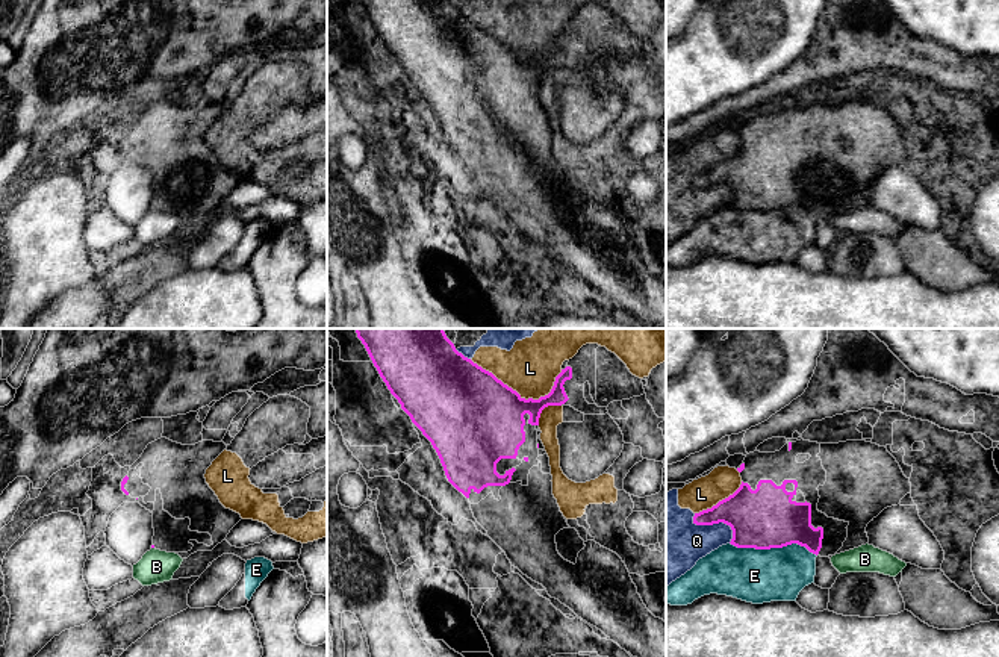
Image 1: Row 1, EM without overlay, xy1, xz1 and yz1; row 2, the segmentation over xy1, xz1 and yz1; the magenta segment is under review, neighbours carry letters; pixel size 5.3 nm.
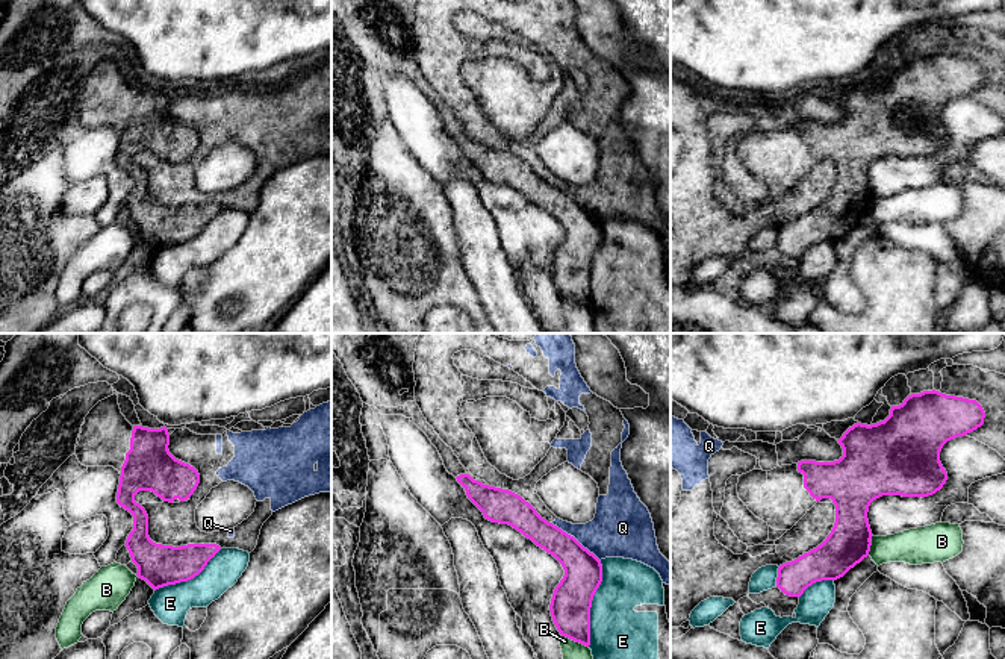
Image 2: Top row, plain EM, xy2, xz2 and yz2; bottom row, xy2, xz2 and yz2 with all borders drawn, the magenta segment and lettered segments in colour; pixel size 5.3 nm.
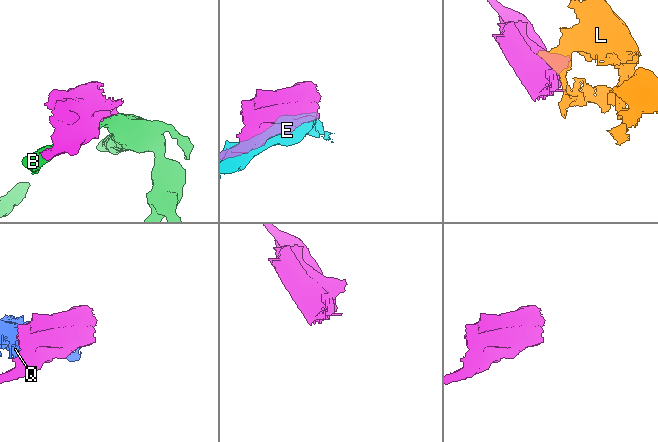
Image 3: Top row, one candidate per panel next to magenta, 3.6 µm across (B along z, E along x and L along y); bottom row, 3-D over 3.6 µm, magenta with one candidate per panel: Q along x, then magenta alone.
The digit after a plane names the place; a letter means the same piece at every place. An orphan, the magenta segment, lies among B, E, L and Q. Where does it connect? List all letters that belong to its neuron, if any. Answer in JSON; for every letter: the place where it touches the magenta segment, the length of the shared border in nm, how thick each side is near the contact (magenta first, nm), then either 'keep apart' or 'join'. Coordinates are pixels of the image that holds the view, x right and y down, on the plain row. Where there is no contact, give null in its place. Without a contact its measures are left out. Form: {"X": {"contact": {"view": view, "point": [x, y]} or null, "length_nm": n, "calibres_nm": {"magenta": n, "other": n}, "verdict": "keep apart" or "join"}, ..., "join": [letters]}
{"B": {"contact": {"view": "xz2", "point": [574, 300]}, "length_nm": 170, "calibres_nm": {"magenta": 220, "other": 160}, "verdict": "keep apart"}, "E": {"contact": {"view": "yz1", "point": [774, 208]}, "length_nm": 460, "calibres_nm": {"magenta": 320, "other": 280}, "verdict": "keep apart"}, "L": {"contact": {"view": "xz1", "point": [518, 55]}, "length_nm": 500, "calibres_nm": {"magenta": 480, "other": 280}, "verdict": "keep apart"}, "Q": {"contact": {"view": "yz1", "point": [715, 183]}, "length_nm": 260, "calibres_nm": {"magenta": 320, "other": 300}, "verdict": "keep apart"}, "join": []}

